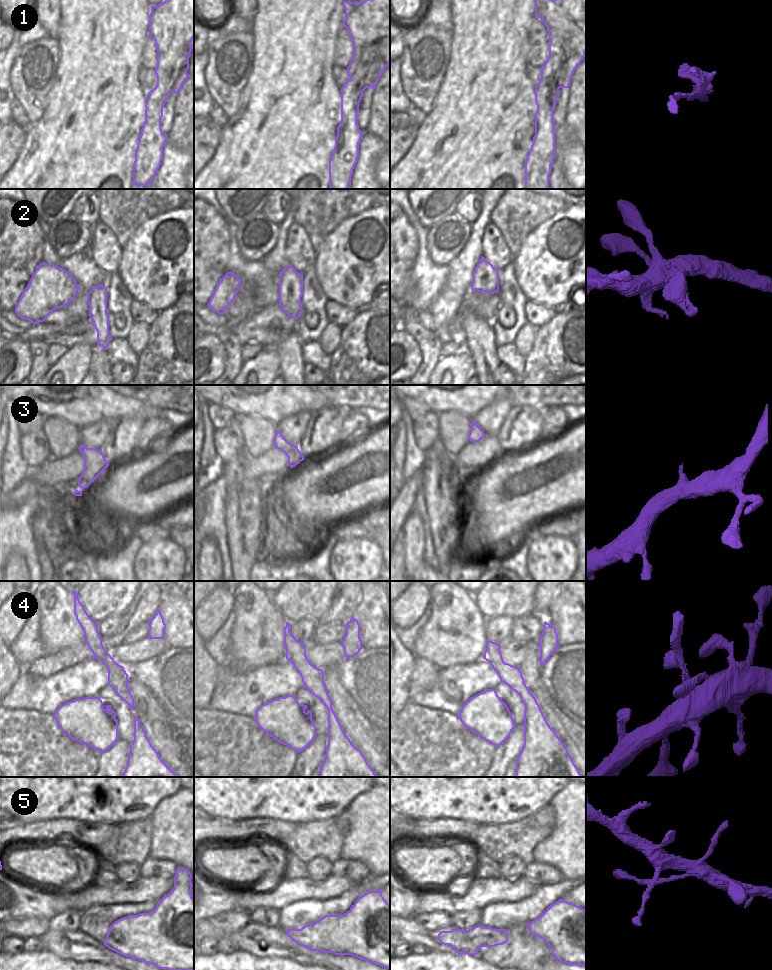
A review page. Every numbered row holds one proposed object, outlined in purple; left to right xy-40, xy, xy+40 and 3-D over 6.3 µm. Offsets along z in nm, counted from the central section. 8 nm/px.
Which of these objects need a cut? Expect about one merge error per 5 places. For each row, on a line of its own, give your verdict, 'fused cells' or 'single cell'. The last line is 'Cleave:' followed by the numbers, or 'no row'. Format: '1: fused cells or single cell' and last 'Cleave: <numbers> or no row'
1: fused cells
2: single cell
3: single cell
4: single cell
5: single cell
Cleave: 1

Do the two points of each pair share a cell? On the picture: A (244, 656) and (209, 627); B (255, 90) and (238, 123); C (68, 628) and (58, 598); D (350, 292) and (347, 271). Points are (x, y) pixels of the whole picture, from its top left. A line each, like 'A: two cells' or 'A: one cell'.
A: two cells
B: one cell
C: one cell
D: one cell

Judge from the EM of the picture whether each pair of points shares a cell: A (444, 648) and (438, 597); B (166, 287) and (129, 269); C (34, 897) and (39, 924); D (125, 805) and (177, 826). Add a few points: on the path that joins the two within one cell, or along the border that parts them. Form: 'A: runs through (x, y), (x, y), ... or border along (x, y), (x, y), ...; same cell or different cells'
A: runs through (444, 635), (444, 610); same cell
B: runs through (157, 287), (150, 287), (138, 275); same cell
C: border along (15, 917), (38, 917), (48, 920); different cells
D: border along (166, 797), (149, 816); different cells

